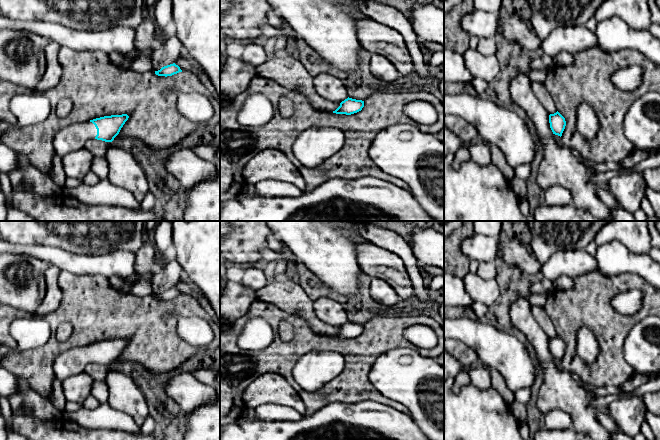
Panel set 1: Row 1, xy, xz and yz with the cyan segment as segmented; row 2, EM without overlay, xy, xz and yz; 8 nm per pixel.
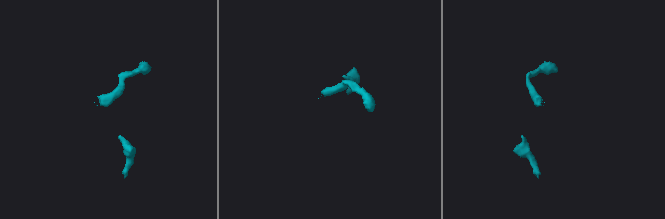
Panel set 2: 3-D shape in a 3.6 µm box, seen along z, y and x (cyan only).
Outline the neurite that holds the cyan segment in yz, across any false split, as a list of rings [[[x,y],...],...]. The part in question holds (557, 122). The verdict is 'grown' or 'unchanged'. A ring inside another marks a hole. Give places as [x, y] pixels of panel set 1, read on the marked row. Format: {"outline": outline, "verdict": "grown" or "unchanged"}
{"outline": [[[557,111],[549,115],[549,123],[553,134],[561,137],[566,126],[565,118]]], "verdict": "unchanged"}

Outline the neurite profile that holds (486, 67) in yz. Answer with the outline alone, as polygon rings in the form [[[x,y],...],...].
[[[469,48],[464,54],[464,63],[474,78],[486,82],[492,81],[500,71],[500,64],[495,55],[484,55],[476,49]]]

